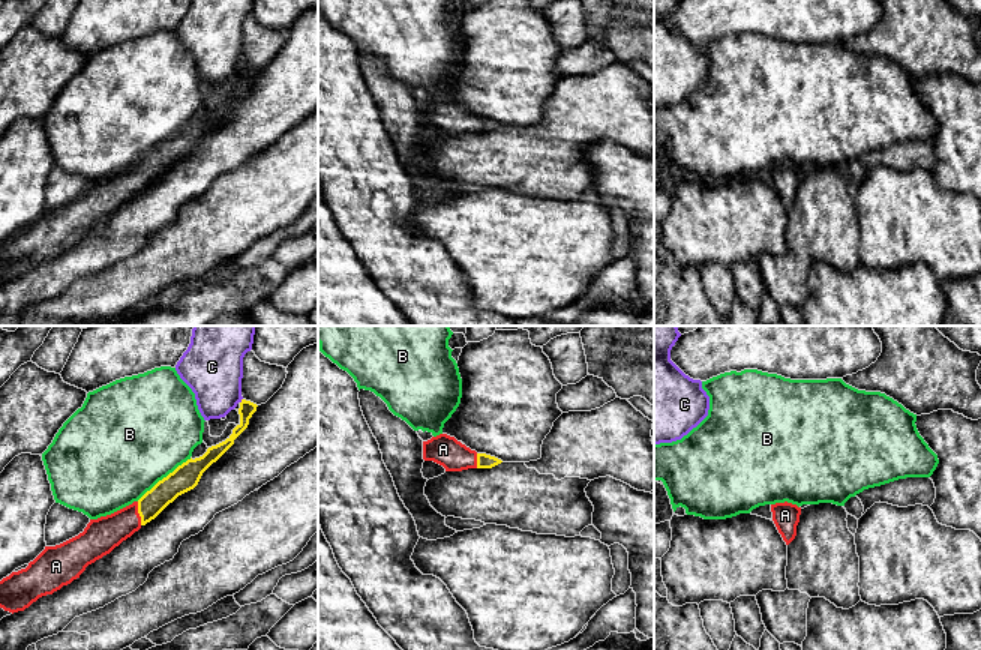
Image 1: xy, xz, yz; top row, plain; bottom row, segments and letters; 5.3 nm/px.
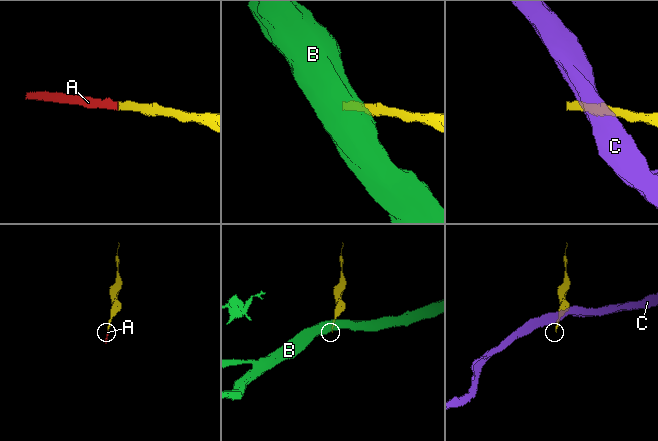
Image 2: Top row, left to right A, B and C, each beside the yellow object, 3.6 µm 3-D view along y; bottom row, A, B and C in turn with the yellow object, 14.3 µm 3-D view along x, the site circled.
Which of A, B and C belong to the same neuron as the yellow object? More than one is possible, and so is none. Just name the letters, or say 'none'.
A

